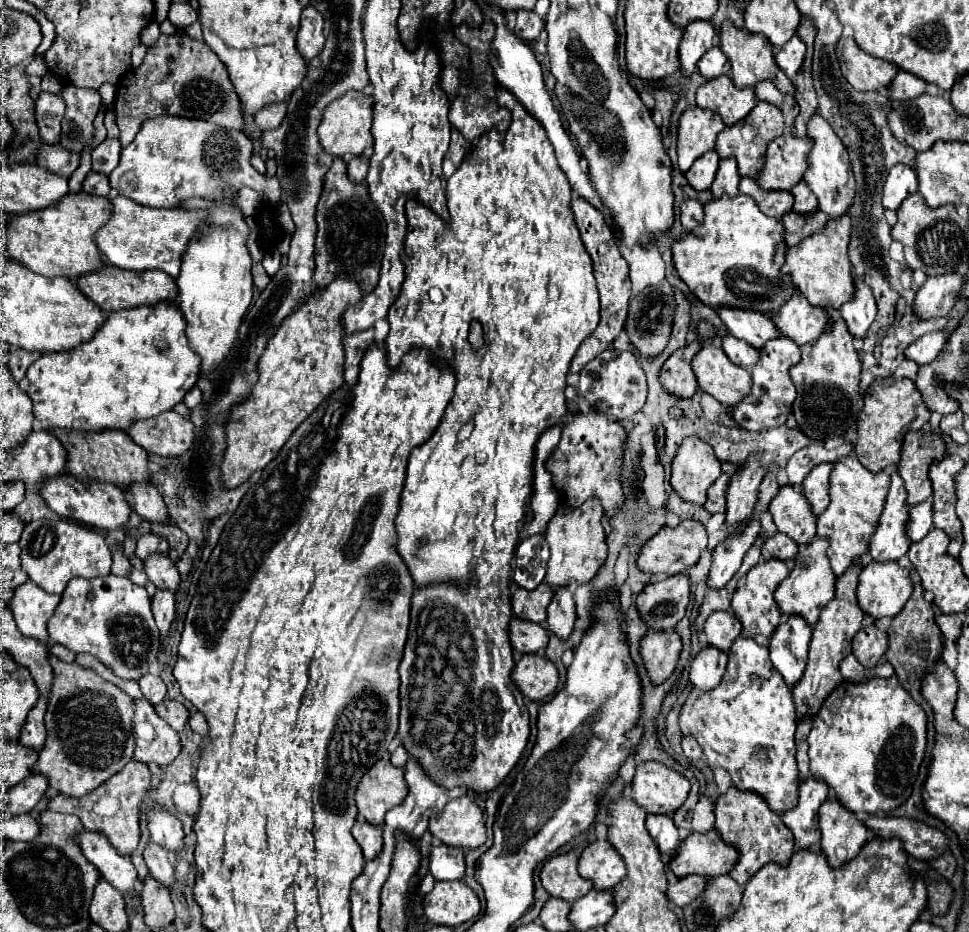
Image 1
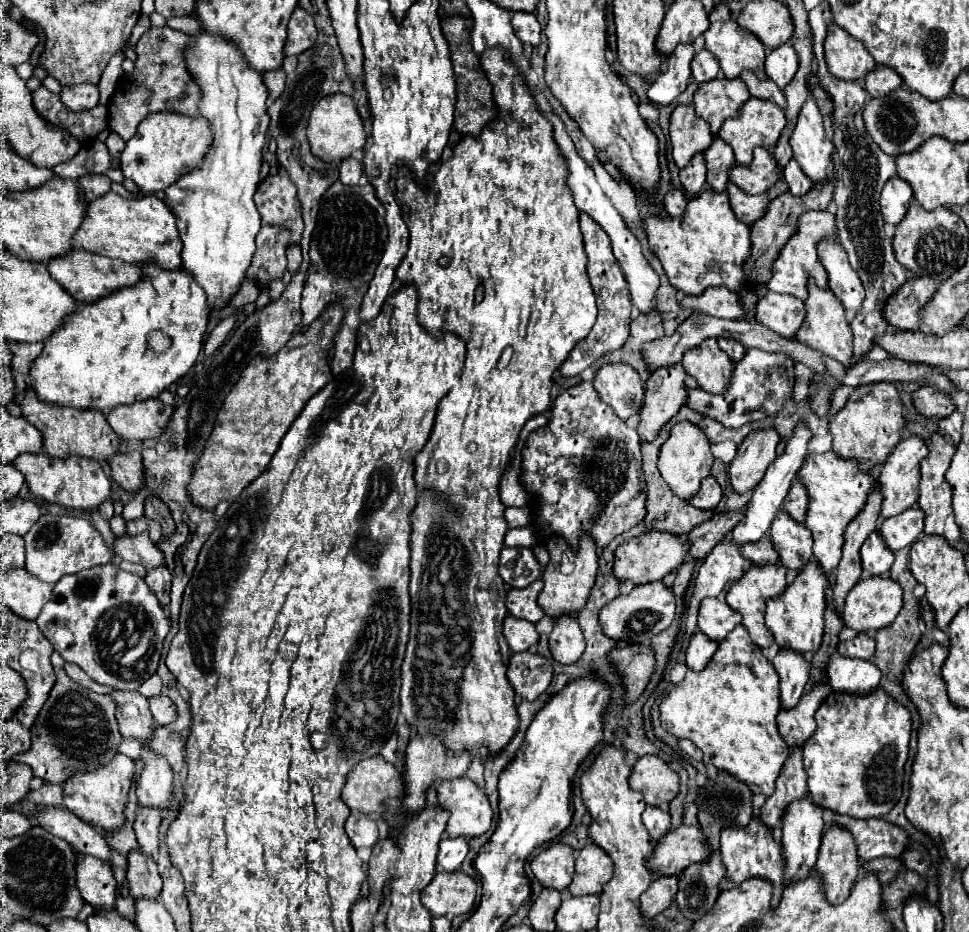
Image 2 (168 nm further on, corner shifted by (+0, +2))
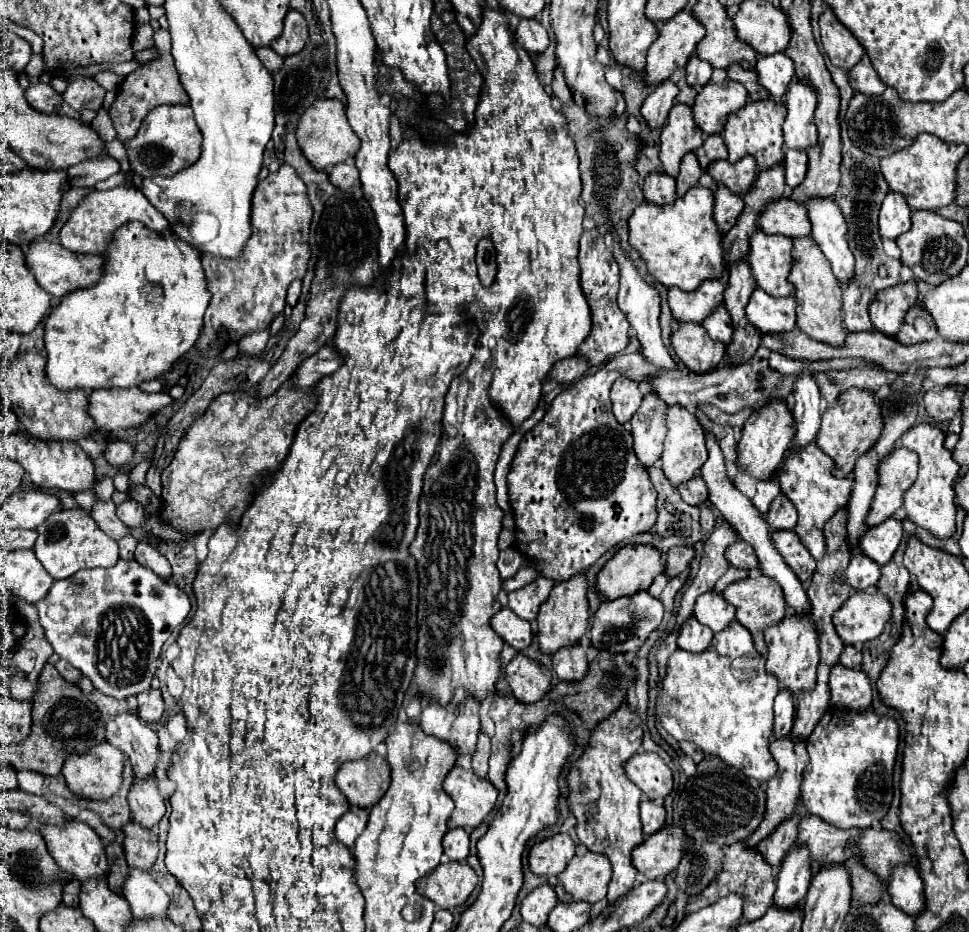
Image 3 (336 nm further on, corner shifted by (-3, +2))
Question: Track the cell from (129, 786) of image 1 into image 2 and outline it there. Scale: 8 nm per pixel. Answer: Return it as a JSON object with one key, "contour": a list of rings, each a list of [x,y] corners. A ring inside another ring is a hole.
{"contour":[[[125,754],[113,756],[109,764],[103,764],[93,772],[77,772],[77,776],[71,776],[63,786],[63,806],[85,822],[93,822],[105,830],[117,830],[125,822],[123,808],[127,804],[127,792],[131,788],[133,774],[135,762]]]}

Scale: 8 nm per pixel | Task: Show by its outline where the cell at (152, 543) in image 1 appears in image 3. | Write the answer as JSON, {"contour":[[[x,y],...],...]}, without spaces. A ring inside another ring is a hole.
{"contour":[[[126,500],[122,506],[116,508],[116,514],[128,528],[140,528],[148,520],[144,508],[136,500]]]}

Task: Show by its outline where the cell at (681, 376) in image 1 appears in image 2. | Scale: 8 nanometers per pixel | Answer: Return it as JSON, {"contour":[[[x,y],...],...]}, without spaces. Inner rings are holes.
{"contour":[[[681,364],[673,368],[655,370],[645,386],[645,402],[639,412],[639,438],[651,442],[657,438],[661,428],[679,412],[685,404],[685,370]]]}

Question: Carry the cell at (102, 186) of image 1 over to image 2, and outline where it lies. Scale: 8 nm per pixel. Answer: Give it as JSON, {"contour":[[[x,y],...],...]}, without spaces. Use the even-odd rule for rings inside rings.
{"contour":[[[83,176],[83,178],[79,178],[79,186],[83,190],[85,202],[91,202],[91,200],[99,198],[101,194],[109,192],[111,180],[107,176]]]}

